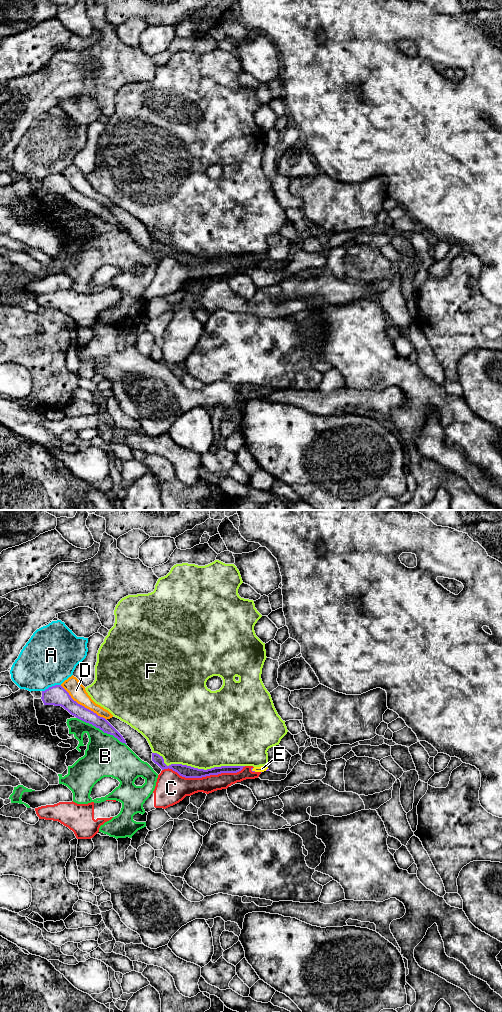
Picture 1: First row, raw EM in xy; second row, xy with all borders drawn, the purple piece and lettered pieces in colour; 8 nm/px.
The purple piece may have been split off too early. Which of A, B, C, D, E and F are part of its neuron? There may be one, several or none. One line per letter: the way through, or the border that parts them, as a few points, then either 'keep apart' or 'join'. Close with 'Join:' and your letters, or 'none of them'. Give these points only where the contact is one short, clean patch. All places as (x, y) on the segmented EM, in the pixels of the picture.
A: keep apart
B: keep apart
C: keep apart
D: keep apart
E: border along xy (251, 769), (255, 771); keep apart
F: keep apart
Join: none of them

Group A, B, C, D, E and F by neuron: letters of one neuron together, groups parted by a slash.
A / B / C E / D / F

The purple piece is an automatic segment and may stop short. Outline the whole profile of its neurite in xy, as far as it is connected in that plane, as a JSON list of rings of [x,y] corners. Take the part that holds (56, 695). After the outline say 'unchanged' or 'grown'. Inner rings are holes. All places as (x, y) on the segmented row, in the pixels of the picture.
[[[55,685],[42,691],[41,699],[44,705],[61,706],[76,718],[92,724],[104,733],[113,735],[120,742],[126,744],[123,736],[105,718],[78,704],[61,685]]]; unchanged

